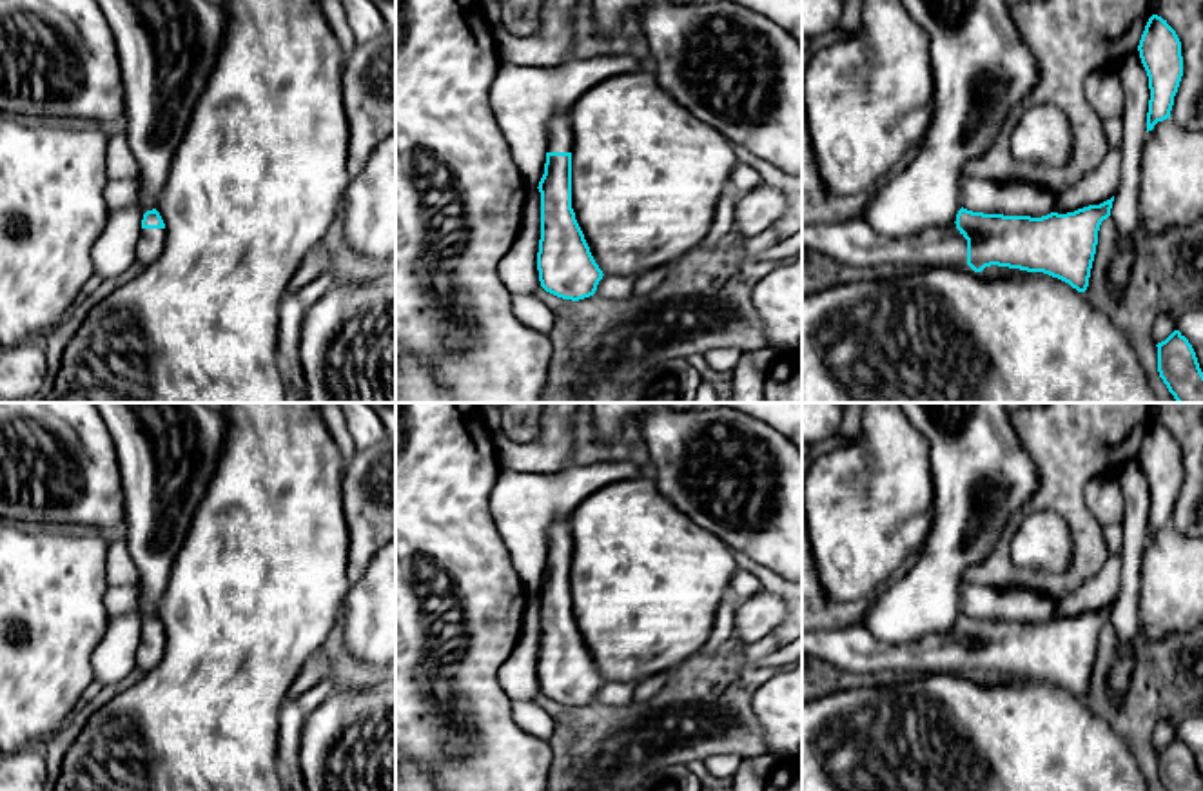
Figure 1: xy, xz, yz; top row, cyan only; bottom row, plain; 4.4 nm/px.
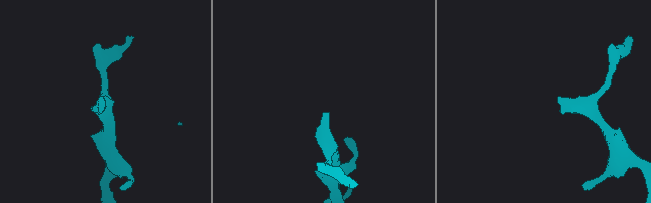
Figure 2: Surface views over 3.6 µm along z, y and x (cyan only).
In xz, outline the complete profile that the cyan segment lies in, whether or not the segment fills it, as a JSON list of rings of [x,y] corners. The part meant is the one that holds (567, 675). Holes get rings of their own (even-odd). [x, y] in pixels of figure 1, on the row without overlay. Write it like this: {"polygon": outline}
{"polygon": [[[566,521],[550,528],[541,599],[537,677],[541,693],[562,706],[595,700],[602,677],[595,669],[572,615],[572,530]]]}

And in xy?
{"polygon": [[[156,615],[147,617],[142,626],[140,646],[136,649],[136,668],[151,671],[165,653],[165,630]]]}

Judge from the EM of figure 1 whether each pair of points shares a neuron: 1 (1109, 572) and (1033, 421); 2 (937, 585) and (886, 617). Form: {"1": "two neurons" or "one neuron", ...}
{"1": "two neurons", "2": "one neuron"}

